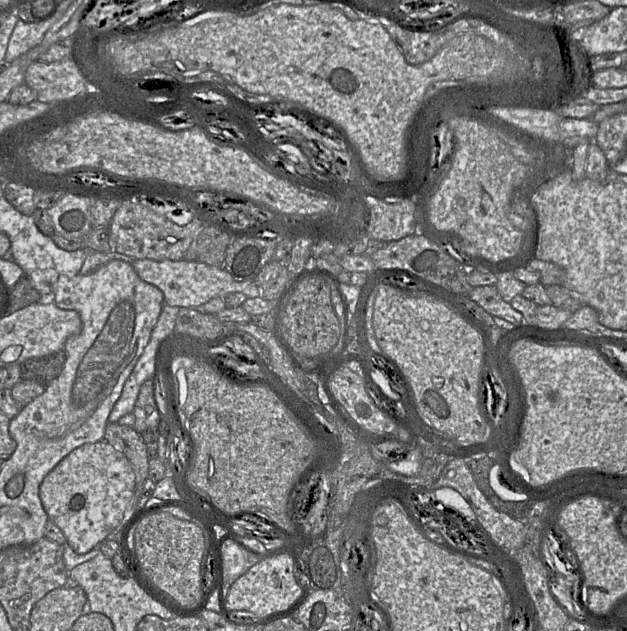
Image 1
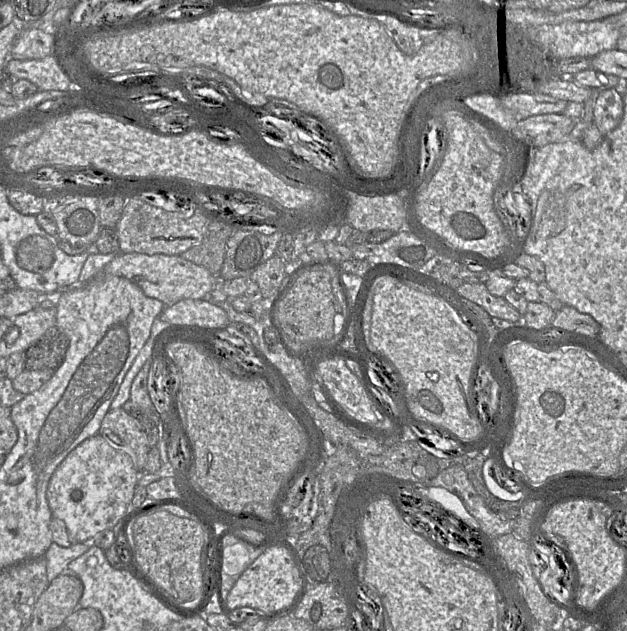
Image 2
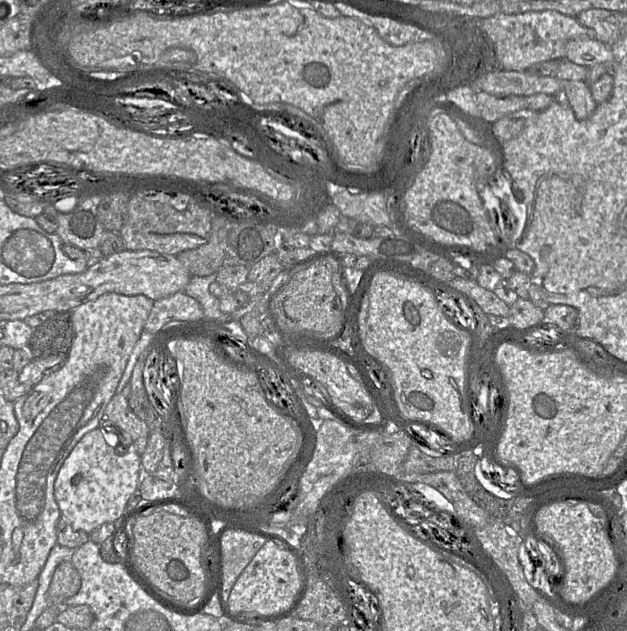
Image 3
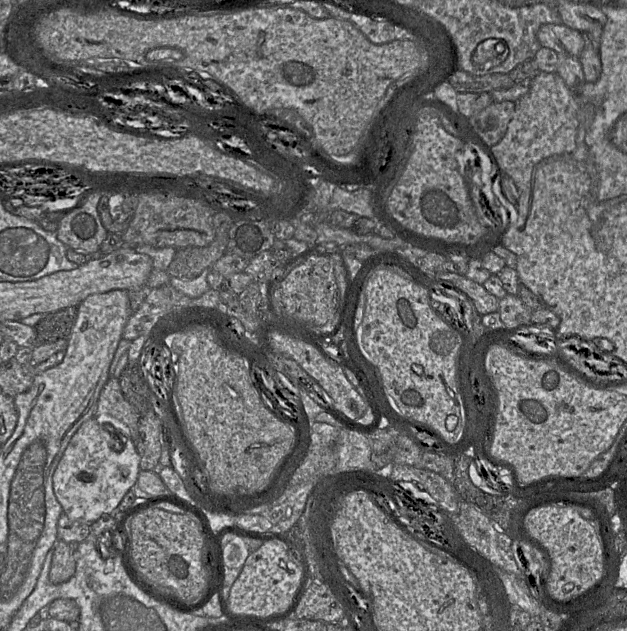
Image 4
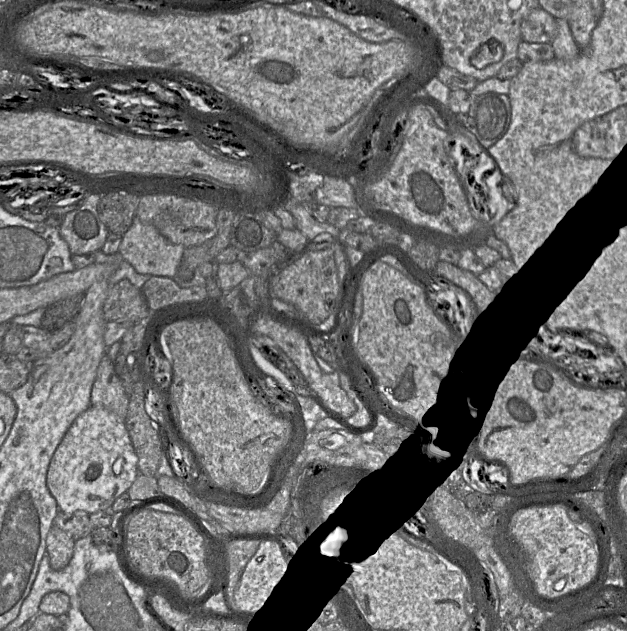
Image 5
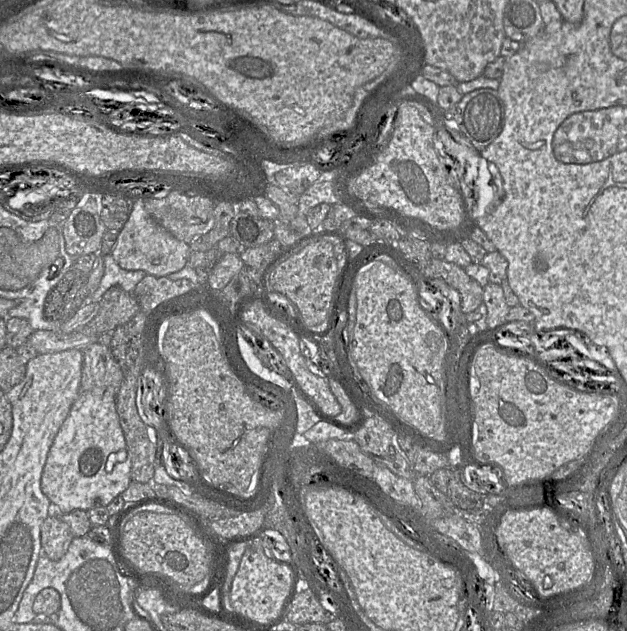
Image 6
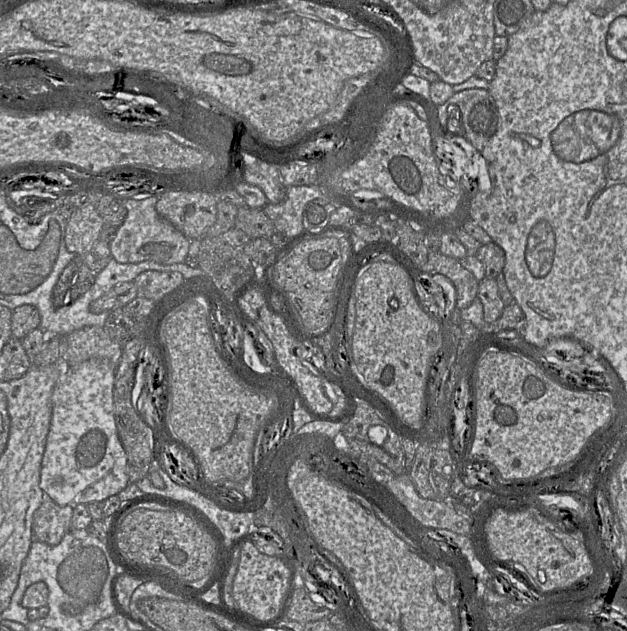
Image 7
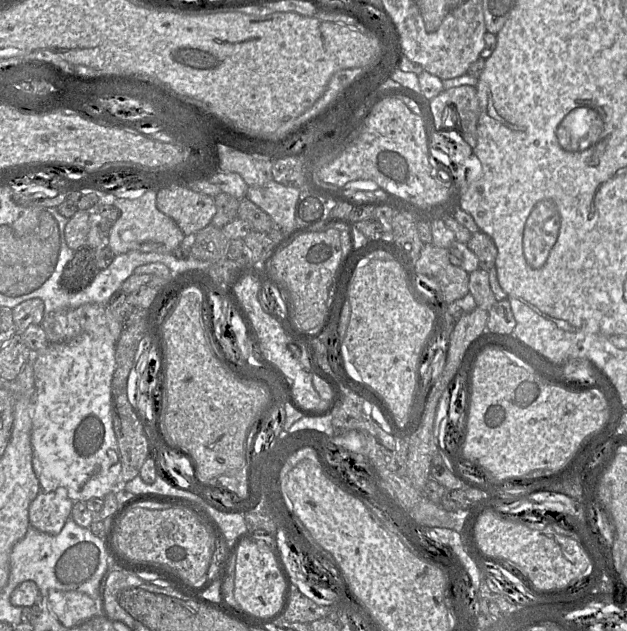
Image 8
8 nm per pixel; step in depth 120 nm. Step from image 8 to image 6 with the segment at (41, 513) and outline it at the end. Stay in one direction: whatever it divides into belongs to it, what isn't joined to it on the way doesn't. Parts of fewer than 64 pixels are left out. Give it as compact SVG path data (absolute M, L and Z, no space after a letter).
M51 502L49 506L49 515L41 525L40 540L42 552L54 561L61 559L66 554L74 538L70 526L60 518L63 514L65 513L62 513L59 508Z

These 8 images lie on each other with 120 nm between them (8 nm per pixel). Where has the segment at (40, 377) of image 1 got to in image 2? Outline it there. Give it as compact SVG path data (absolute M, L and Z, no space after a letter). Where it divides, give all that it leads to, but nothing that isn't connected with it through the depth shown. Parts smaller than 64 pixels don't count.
M57 326L49 328L40 340L26 350L26 369L57 369L69 348L68 337Z

